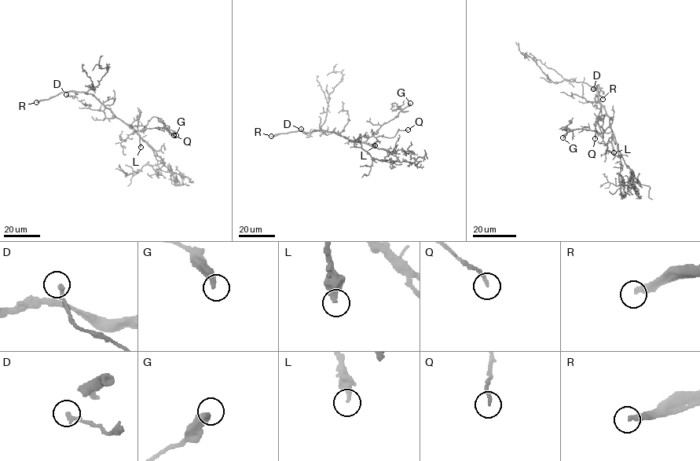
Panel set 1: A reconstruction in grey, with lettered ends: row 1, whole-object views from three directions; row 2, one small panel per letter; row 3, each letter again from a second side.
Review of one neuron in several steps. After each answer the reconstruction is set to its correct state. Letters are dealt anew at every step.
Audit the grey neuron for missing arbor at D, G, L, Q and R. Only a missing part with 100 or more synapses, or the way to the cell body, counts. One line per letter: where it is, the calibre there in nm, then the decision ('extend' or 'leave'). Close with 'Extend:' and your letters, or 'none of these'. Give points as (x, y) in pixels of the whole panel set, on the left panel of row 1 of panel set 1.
D: (66, 94) | 240 nm | leave
G: (176, 135) | 240 nm | leave
L: (141, 147) | 360 nm | extend
Q: (174, 135) | 150 nm | leave
R: (36, 102) | 300 nm | extend
Extend: L, R

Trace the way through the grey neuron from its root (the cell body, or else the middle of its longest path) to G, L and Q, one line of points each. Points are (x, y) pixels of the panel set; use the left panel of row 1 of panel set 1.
G: (115, 115), (136, 130), (163, 127), (171, 129), (176, 135)
L: (115, 115), (138, 134), (141, 147)
Q: (115, 115), (138, 130), (152, 117), (158, 117), (174, 135)

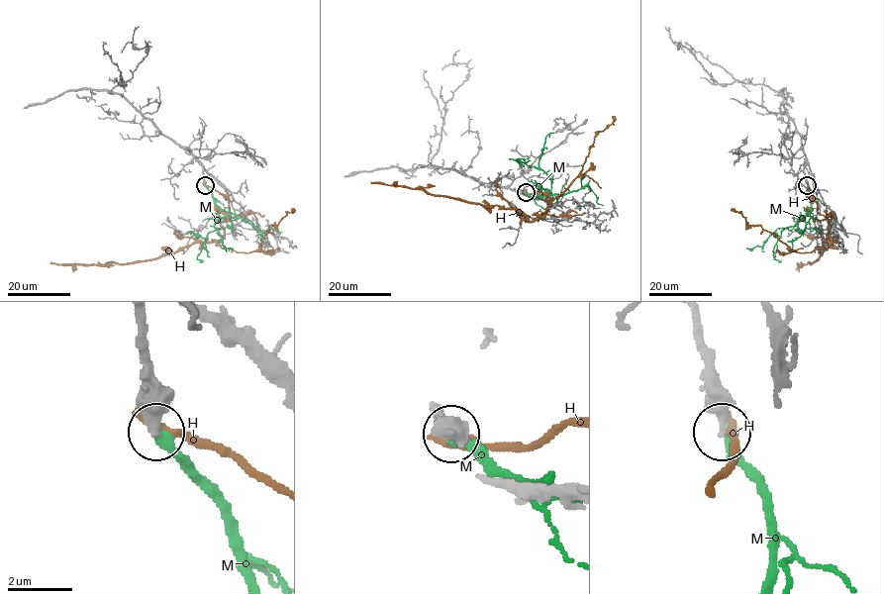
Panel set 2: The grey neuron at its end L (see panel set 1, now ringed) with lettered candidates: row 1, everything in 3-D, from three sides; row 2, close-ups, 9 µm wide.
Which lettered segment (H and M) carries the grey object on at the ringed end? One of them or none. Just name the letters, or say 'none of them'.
M

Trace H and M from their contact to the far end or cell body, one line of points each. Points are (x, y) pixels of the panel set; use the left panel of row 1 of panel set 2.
H: (203, 183), (229, 201), (229, 212), (221, 223), (224, 237), (218, 240), (195, 243), (131, 263), (49, 262)
M: (205, 185), (213, 202), (231, 216), (232, 221), (229, 226), (207, 235), (197, 257), (203, 260)

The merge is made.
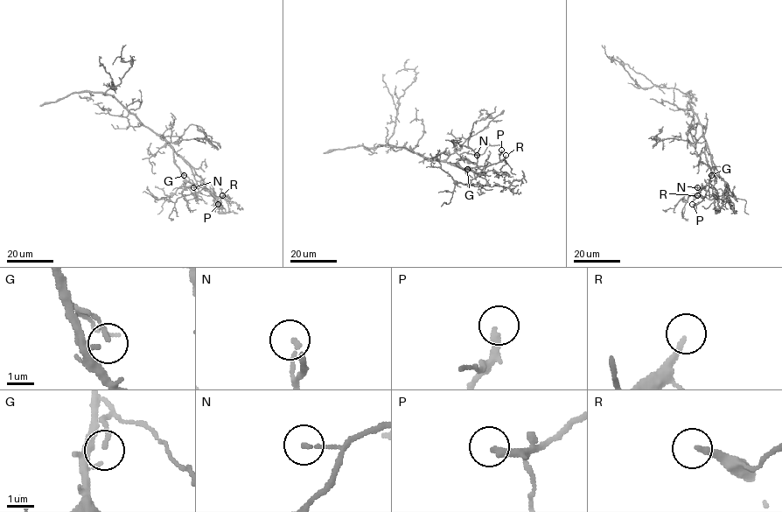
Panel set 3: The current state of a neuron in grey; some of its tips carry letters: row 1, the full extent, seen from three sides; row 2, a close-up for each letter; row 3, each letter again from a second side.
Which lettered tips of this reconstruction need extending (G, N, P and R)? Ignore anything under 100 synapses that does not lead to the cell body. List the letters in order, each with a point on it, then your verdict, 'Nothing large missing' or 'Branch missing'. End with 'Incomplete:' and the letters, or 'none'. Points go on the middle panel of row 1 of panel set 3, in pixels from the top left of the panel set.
G: Place: (467, 169). Nothing large missing
N: Place: (477, 155). Nothing large missing
P: Place: (501, 150). Nothing large missing
R: Place: (506, 155). Branch missing
Incomplete: R

